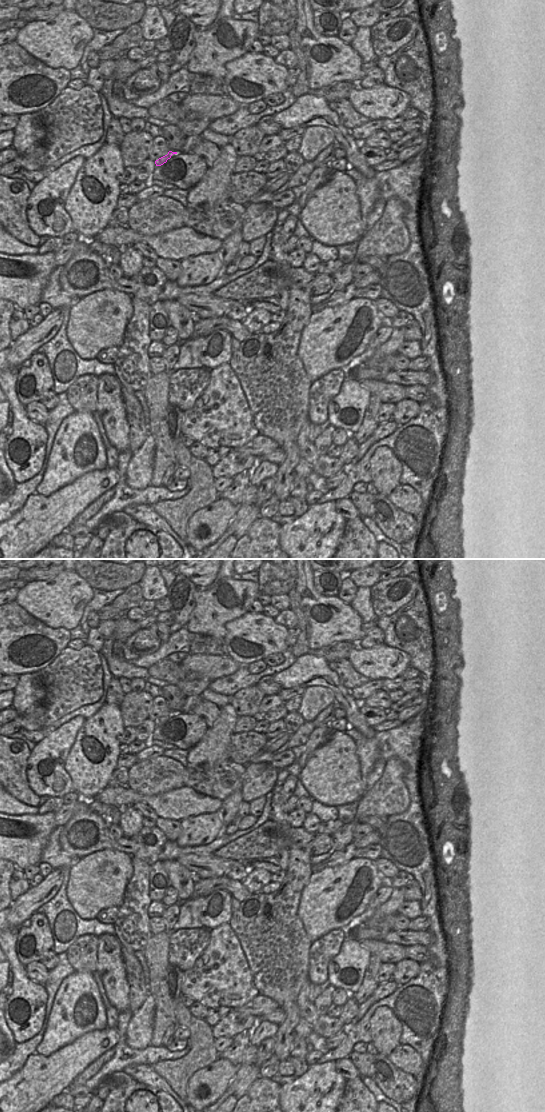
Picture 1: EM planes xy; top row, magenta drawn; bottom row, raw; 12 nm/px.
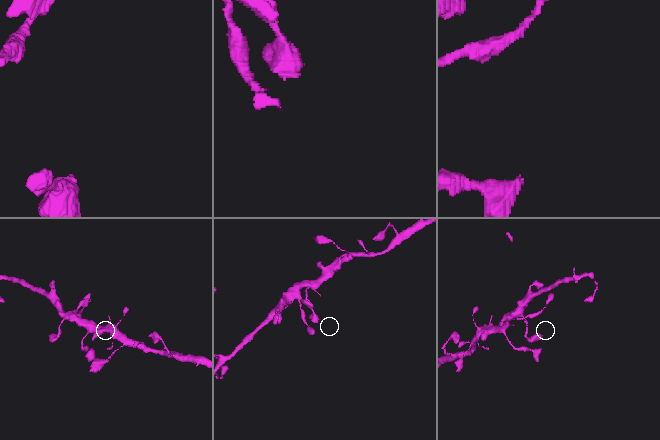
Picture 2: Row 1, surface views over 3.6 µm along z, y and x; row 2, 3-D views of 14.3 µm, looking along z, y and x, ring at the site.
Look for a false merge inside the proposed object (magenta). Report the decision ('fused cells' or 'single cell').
single cell

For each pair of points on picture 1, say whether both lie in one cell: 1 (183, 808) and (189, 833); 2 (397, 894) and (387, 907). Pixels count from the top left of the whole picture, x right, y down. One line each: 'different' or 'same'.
1: different
2: same

